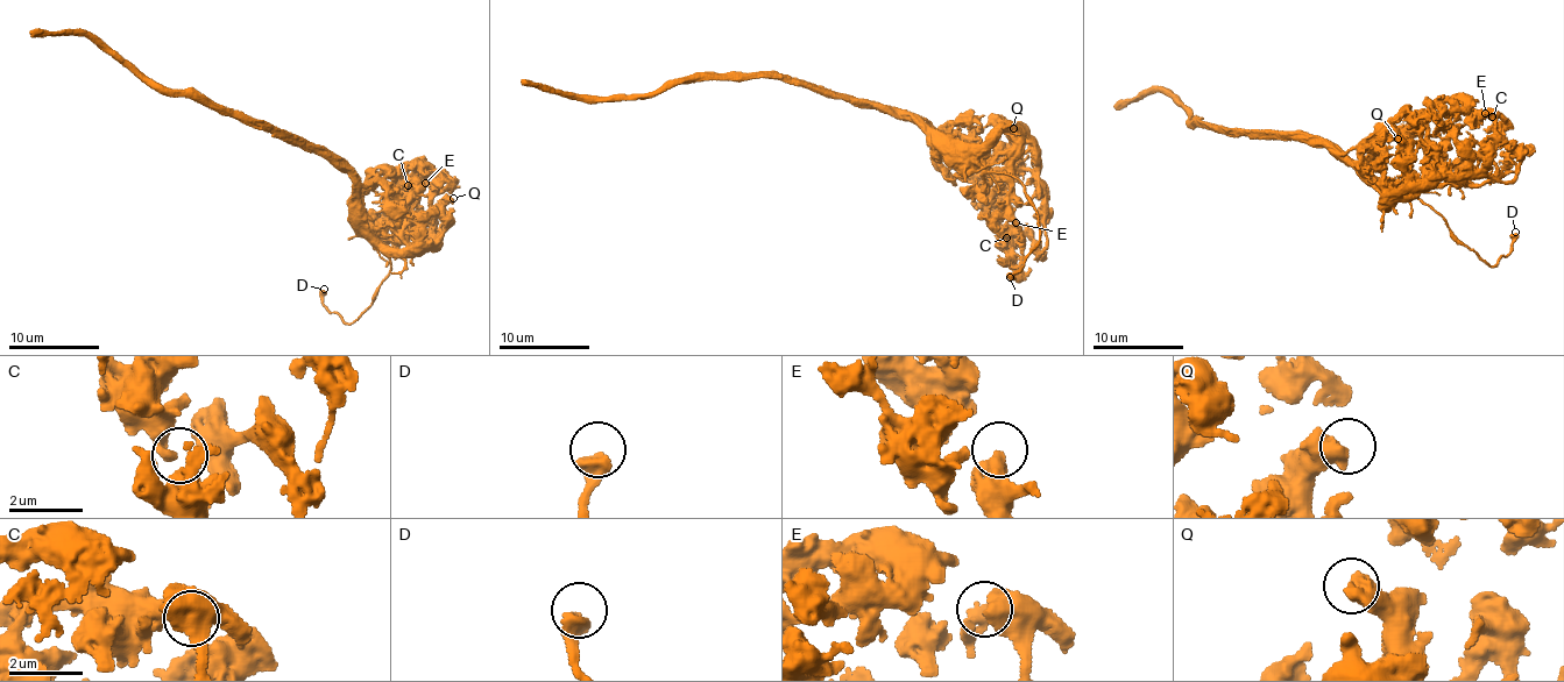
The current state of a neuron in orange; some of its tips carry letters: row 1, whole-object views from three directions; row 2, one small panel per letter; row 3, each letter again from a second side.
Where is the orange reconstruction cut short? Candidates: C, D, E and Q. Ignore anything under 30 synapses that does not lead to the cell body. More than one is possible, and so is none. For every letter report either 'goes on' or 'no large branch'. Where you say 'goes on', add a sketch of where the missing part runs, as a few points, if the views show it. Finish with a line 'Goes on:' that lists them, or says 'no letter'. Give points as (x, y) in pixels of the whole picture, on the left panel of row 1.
C: no large branch
D: no large branch
E: no large branch
Q: no large branch
Goes on: no letter

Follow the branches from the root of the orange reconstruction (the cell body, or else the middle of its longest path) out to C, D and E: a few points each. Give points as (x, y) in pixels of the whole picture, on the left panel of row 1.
C: (315, 150), (347, 168), (366, 228), (380, 228), (403, 205), (395, 191), (401, 176), (408, 185)
D: (315, 150), (337, 156), (347, 168), (366, 228), (390, 268), (368, 307), (351, 322), (324, 306), (324, 289)
E: (315, 150), (347, 168), (366, 228), (393, 229), (404, 239), (384, 247), (393, 234), (390, 206), (425, 183)

